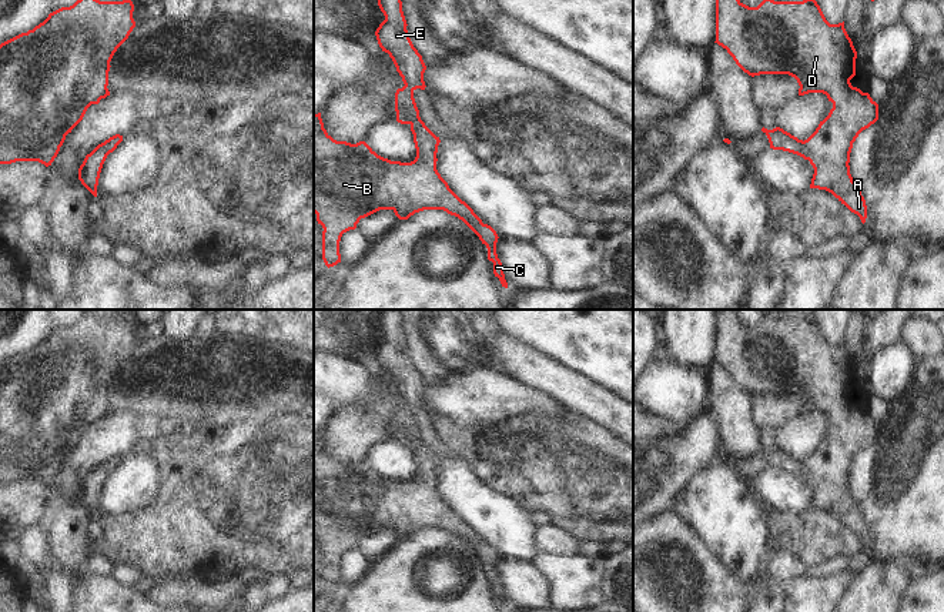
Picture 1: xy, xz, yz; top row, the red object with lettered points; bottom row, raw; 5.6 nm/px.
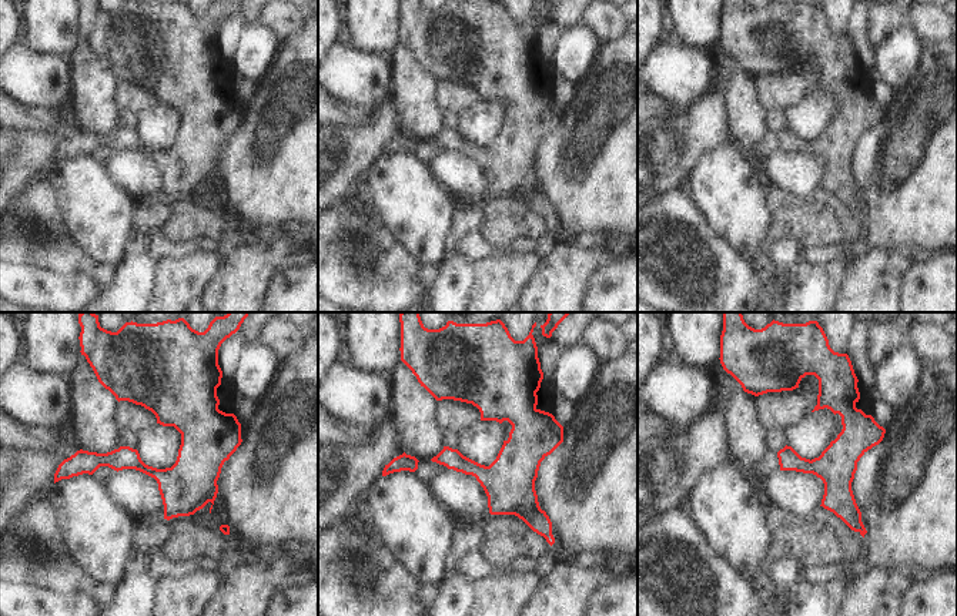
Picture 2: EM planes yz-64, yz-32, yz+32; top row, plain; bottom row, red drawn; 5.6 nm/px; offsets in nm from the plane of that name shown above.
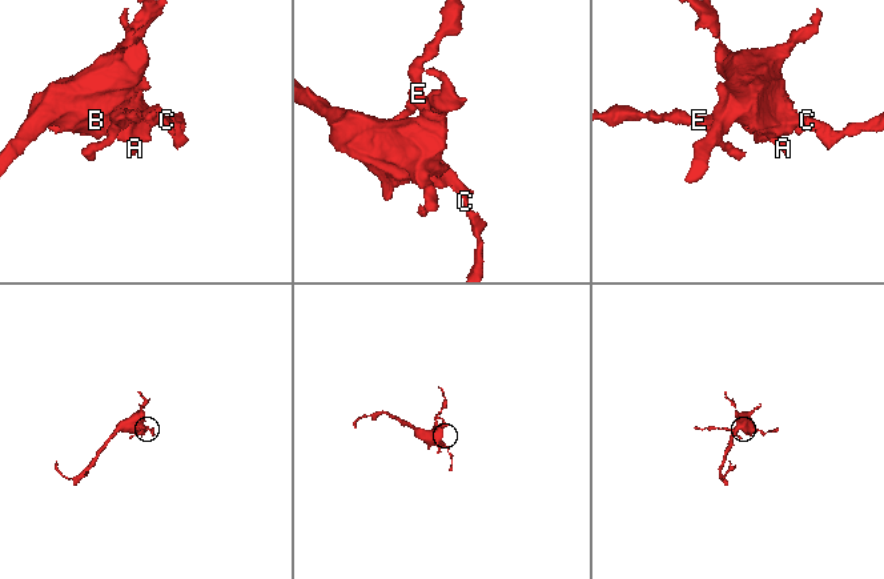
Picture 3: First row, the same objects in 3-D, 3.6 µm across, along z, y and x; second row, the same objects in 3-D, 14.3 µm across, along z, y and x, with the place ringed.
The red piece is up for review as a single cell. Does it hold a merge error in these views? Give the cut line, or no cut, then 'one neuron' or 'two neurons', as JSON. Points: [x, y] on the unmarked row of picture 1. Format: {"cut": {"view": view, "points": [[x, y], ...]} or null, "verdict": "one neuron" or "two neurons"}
{"cut": null, "verdict": "one neuron"}

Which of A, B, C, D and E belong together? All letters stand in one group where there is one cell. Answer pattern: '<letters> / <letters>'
A B C D E

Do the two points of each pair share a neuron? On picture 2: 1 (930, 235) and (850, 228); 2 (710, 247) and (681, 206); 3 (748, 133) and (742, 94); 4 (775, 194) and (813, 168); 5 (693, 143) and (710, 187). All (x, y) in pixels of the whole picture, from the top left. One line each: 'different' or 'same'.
1: different
2: same
3: same
4: different
5: different

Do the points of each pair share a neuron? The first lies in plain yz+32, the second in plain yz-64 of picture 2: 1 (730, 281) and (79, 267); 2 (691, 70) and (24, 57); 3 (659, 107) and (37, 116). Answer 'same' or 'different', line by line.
1: same
2: same
3: same

